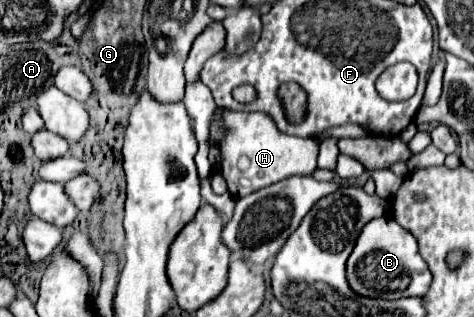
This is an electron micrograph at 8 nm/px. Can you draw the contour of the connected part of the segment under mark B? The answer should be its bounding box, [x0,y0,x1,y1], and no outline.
[347,216,431,300]

